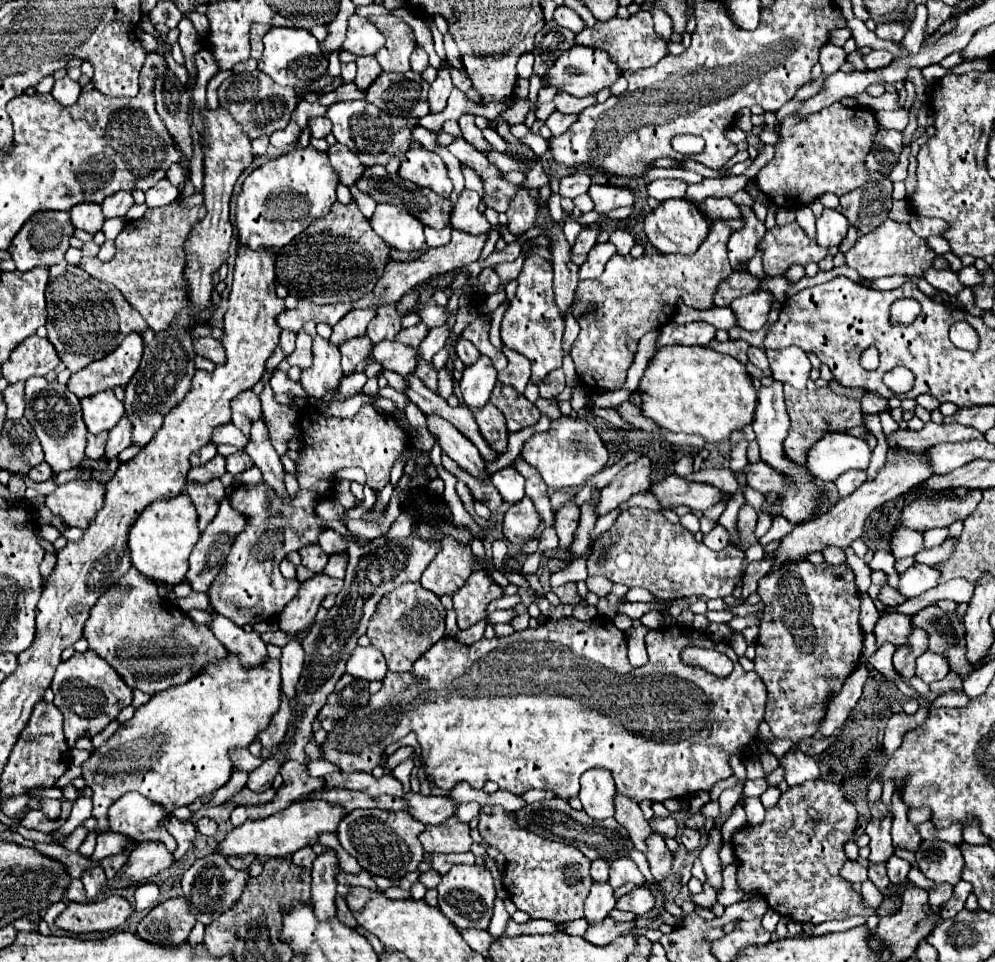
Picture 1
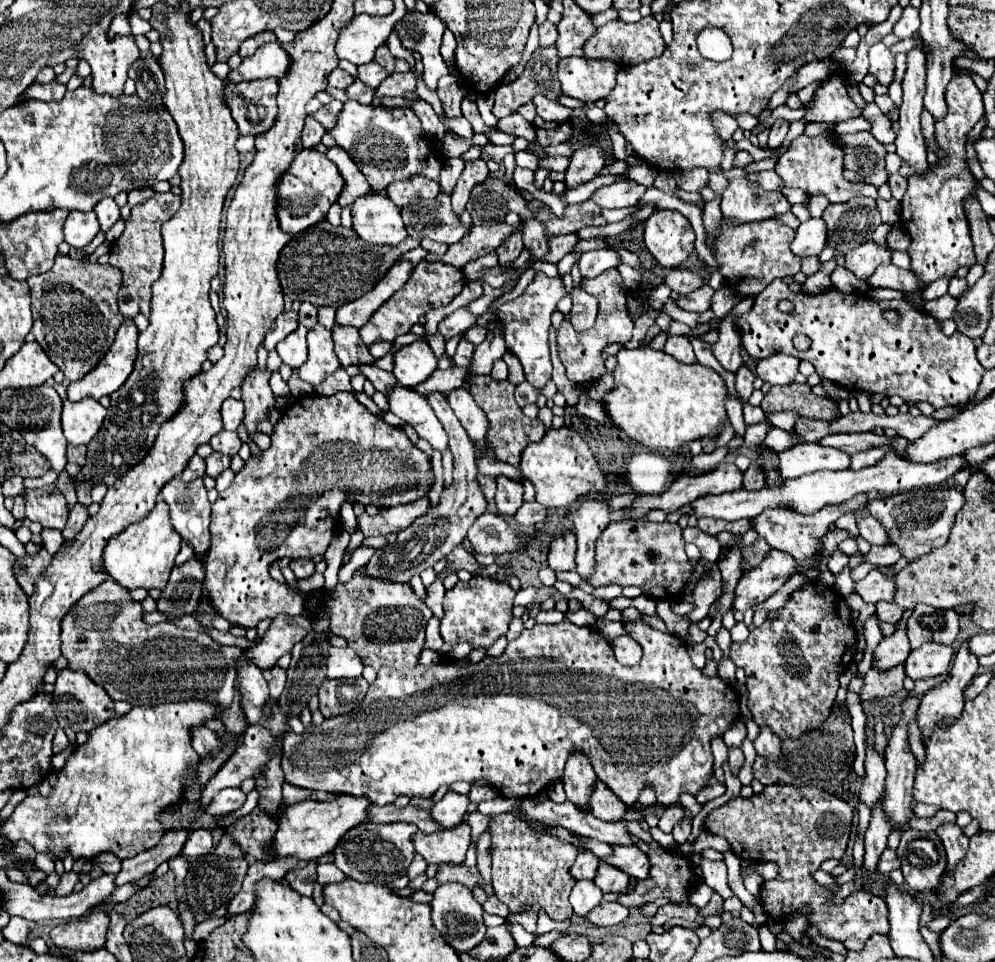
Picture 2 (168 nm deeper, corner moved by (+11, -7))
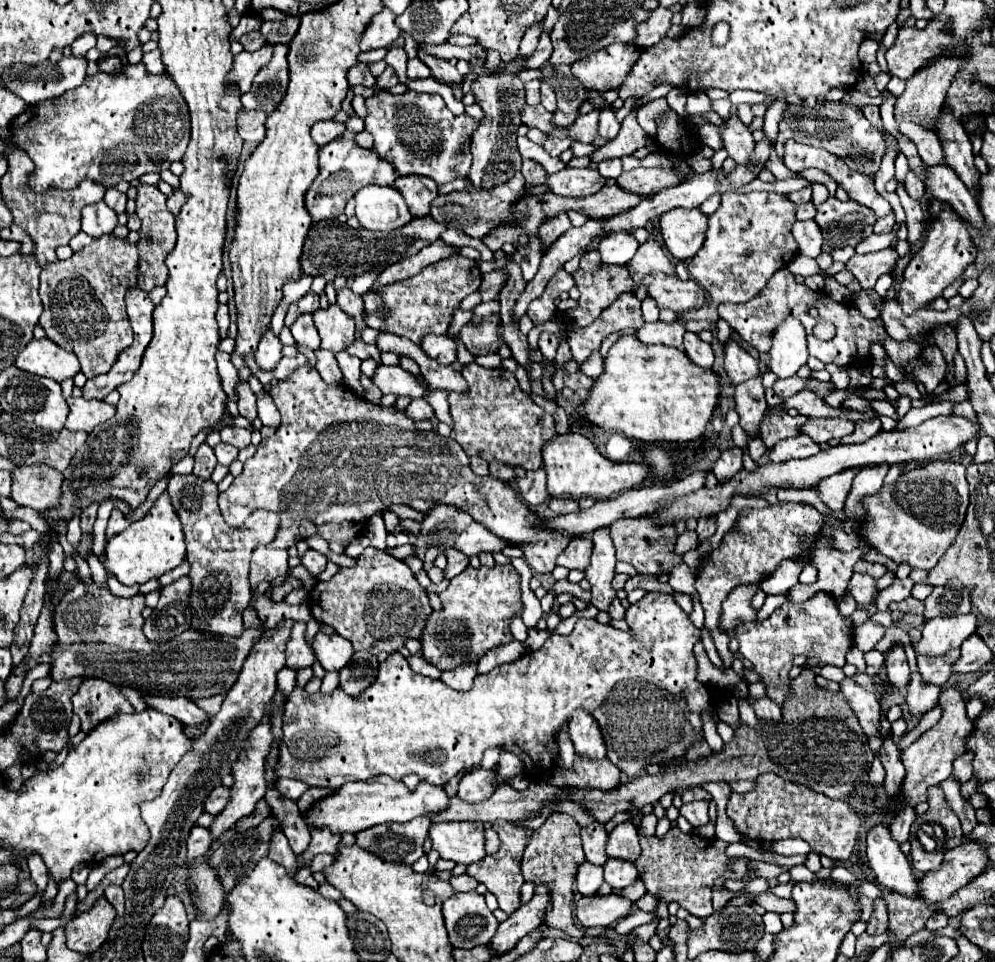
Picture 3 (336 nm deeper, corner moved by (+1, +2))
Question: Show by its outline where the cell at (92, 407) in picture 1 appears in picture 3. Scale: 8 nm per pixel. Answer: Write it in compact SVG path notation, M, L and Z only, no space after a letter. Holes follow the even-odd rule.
M68 398L70 414L66 420L66 428L70 430L84 430L92 432L98 424L110 420L116 414L116 408L112 404L106 404L104 400L86 400L86 398Z

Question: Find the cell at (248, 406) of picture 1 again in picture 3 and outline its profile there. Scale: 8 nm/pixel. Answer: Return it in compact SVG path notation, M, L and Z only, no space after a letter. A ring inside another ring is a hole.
M240 382L236 390L238 390L238 412L240 416L252 422L256 418L256 396L246 382Z

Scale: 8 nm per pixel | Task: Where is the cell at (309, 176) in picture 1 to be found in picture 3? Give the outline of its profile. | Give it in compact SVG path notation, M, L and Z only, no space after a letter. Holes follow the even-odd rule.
M338 138L334 142L328 142L318 150L318 158L320 172L304 196L306 210L314 222L338 218L344 212L348 198L352 198L360 188L368 184L390 186L396 180L394 168L390 168L388 162L378 162L378 156L372 150L362 150L360 146L354 146L354 140Z

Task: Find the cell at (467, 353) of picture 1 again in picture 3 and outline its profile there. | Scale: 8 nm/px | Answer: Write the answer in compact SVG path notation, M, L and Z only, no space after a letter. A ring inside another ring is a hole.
M498 314L490 318L476 318L460 330L460 338L470 354L498 352Z

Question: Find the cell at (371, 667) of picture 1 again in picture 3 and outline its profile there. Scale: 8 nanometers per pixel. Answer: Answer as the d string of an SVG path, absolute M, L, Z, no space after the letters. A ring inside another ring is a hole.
M318 632L312 642L312 648L316 652L316 660L328 672L342 670L342 666L346 666L354 654L352 642L348 638L342 638L340 634L326 636L326 634Z

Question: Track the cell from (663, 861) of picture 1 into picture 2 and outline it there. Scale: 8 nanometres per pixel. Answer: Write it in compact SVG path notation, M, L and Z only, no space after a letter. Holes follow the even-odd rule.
M616 845L612 847L612 853L608 857L602 857L602 861L610 863L612 867L618 867L620 871L636 879L646 879L650 871L648 855L634 845Z

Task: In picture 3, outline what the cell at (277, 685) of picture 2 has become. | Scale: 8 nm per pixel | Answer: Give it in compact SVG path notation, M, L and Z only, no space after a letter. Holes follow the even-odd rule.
M304 622L294 624L294 630L290 634L290 642L286 646L286 666L308 668L308 666L312 666L316 662L312 648L304 640L304 630L306 630Z

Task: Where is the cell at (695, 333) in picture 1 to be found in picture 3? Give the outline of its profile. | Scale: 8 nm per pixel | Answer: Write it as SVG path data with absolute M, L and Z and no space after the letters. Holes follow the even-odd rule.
M686 332L684 334L684 350L690 356L690 360L702 368L710 368L714 362L714 354L712 354L712 346L702 342L698 334L694 332Z

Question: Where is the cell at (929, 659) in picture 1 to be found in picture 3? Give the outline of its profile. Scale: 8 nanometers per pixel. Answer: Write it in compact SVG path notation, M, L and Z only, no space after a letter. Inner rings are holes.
M958 614L950 618L934 618L924 624L920 642L914 642L912 648L916 654L926 656L944 656L976 632L976 614Z

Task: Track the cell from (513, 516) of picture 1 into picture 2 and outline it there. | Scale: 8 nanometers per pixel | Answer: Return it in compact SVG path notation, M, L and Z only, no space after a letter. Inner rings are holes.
M536 501L524 503L524 505L518 509L518 513L514 515L514 521L516 521L518 525L524 525L524 527L536 525L536 523L540 525L540 523L546 521L546 507L540 507L540 503L536 503Z

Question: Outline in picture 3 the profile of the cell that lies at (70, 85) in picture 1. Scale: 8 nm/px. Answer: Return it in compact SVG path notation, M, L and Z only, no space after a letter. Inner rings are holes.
M62 56L56 64L46 60L40 62L36 66L30 64L12 64L2 72L2 80L6 84L6 88L14 90L26 104L34 104L34 102L42 102L46 98L58 98L58 94L64 94L66 90L78 88L82 84L82 80L86 78L86 58L84 56Z

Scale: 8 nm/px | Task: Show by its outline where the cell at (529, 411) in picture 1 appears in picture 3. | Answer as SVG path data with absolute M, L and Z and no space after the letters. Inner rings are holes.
M468 364L462 370L468 382L468 396L450 394L450 410L454 418L454 438L468 456L480 456L486 462L500 460L508 466L522 466L524 470L538 470L542 466L540 450L556 434L554 418L546 414L530 394L526 394L512 372L504 368L482 368Z

